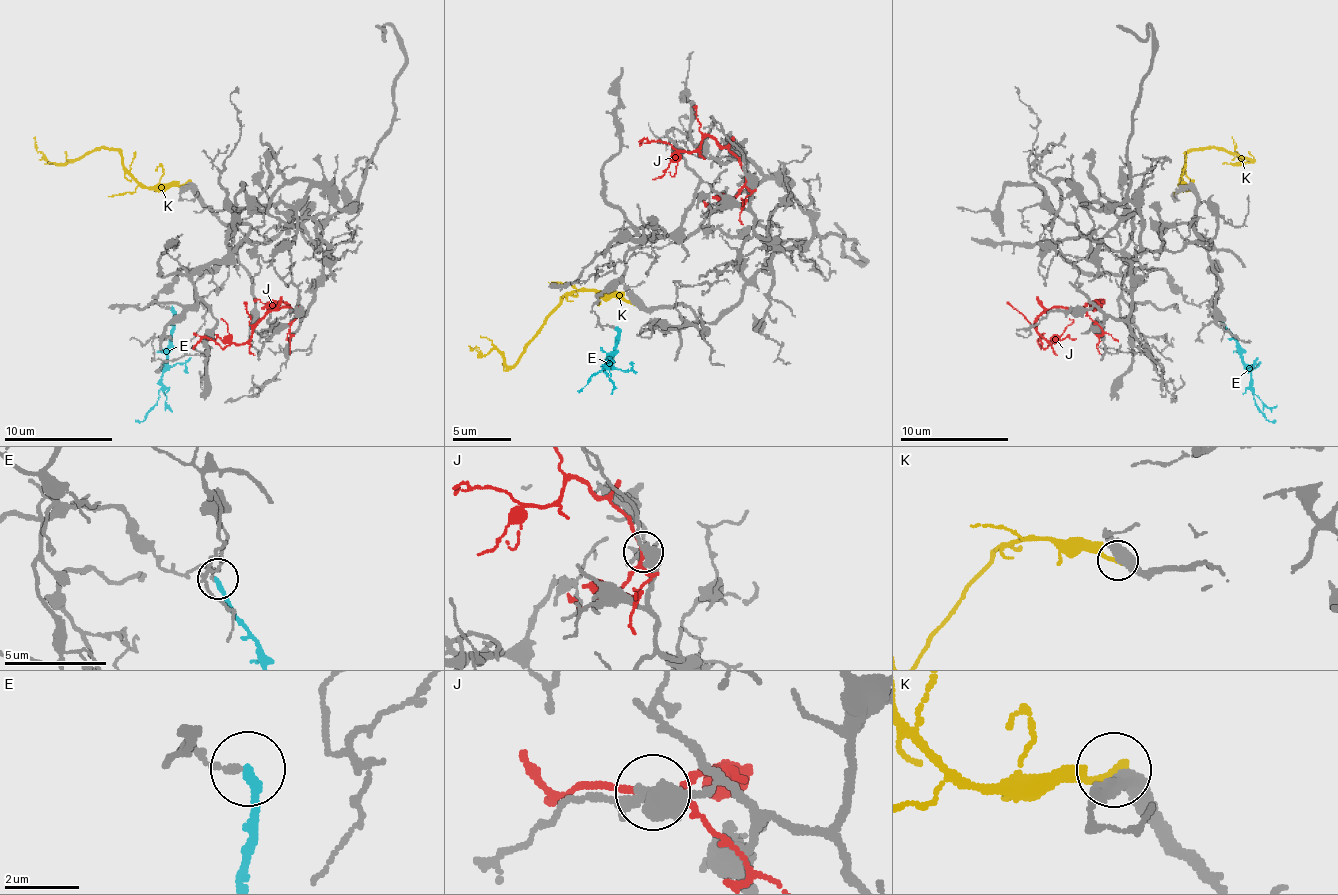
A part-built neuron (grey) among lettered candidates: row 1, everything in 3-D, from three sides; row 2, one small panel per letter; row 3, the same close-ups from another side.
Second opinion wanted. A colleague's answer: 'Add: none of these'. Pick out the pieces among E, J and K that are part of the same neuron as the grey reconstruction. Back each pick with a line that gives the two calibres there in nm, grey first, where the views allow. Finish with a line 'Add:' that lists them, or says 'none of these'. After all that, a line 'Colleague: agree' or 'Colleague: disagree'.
Add: none of these
Colleague: agree

